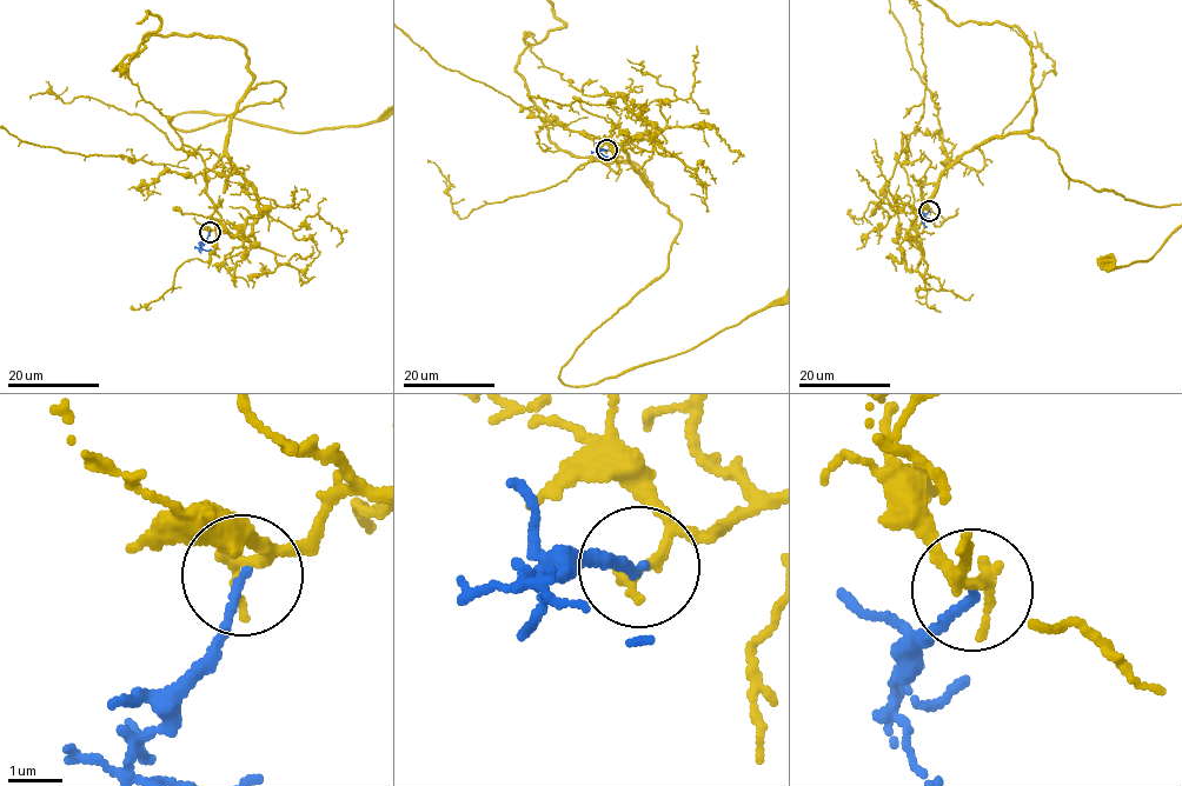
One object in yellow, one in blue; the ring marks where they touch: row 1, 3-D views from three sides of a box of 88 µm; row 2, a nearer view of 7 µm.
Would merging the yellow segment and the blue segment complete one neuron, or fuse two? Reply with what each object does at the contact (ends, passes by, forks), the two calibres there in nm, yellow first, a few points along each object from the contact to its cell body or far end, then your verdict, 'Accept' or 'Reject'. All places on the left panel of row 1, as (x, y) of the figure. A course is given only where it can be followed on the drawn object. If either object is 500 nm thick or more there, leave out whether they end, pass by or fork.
At the ring yellow passes by. At the ring blue ends. Thickness 190 nm (yellow) against 160 nm. Course of yellow: (210, 231), (257, 218), (230, 122), (247, 90), (285, 87), (193, 130), (177, 114), (299, 133). Course of blue: (208, 232), (201, 247), (211, 250). Accept

